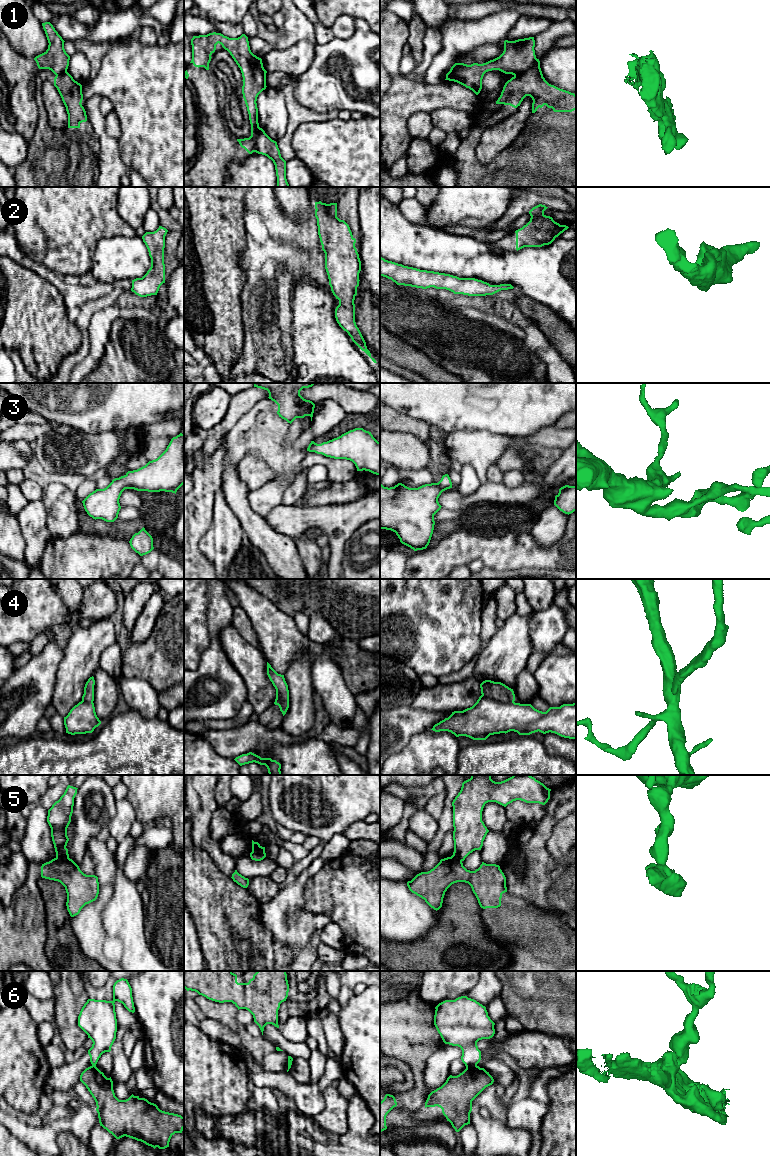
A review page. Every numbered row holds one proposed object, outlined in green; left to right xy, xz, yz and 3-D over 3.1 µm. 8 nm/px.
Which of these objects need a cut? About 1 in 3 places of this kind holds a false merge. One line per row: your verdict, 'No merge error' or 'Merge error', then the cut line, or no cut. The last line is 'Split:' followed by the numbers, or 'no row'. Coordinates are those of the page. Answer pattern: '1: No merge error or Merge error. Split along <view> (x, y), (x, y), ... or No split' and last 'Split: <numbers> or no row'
1: Merge error. Split along yz (537, 59), (525, 71), (514, 76)
2: No merge error. No split
3: No merge error. No split
4: Merge error. Split along yz (482, 694), (495, 700), (514, 702)
5: Merge error. Split along xy (56, 857), (68, 858)
6: Merge error. Split along yz (476, 1064), (466, 1067)
Split: 1, 4, 5, 6

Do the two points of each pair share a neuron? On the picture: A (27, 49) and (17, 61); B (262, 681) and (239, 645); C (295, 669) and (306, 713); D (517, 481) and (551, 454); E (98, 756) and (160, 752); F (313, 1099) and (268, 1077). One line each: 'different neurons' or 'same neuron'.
A: different neurons
B: same neuron
C: same neuron
D: different neurons
E: same neuron
F: same neuron

